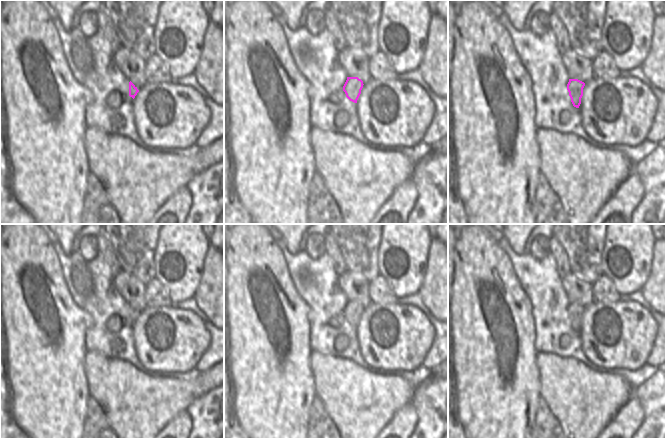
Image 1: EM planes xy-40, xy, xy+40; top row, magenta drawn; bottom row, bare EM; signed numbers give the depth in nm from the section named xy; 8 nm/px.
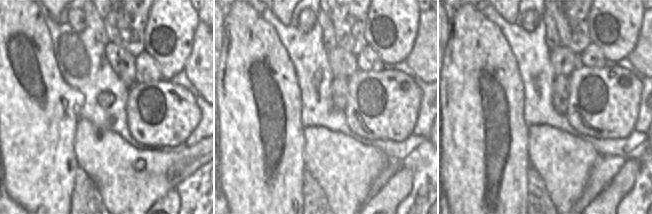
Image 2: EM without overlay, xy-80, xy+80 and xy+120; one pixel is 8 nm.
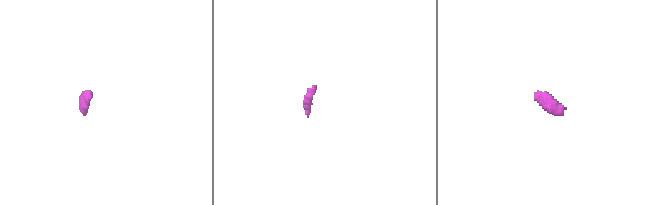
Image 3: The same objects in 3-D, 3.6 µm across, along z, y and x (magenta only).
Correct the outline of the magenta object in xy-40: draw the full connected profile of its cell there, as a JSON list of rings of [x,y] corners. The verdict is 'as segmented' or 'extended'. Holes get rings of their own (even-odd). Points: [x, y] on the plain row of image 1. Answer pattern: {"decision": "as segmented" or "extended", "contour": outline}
{"decision": "extended", "contour": [[[130,305],[129,306],[129,320],[133,323],[137,319],[137,317],[141,314],[143,308],[140,305]]]}

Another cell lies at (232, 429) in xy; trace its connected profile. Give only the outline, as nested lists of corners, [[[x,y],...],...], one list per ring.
[[[224,309],[224,438],[248,438],[233,414],[233,388],[229,374],[229,355],[227,353],[227,334],[225,332],[225,309]]]

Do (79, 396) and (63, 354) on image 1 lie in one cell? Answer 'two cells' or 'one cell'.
one cell

